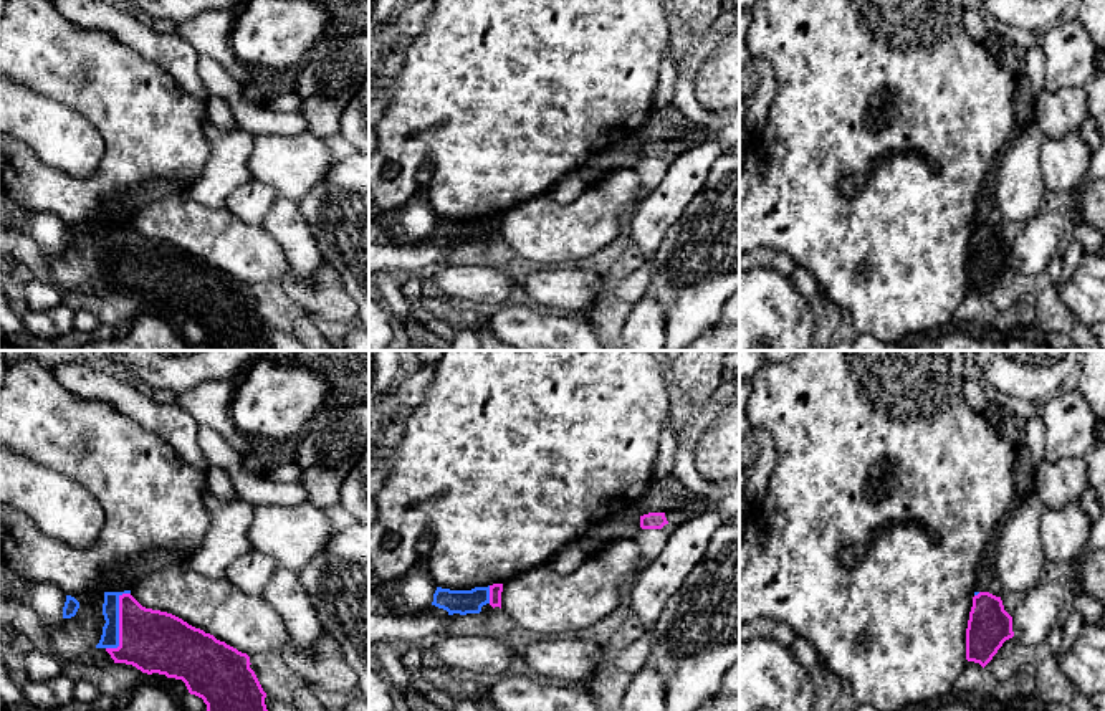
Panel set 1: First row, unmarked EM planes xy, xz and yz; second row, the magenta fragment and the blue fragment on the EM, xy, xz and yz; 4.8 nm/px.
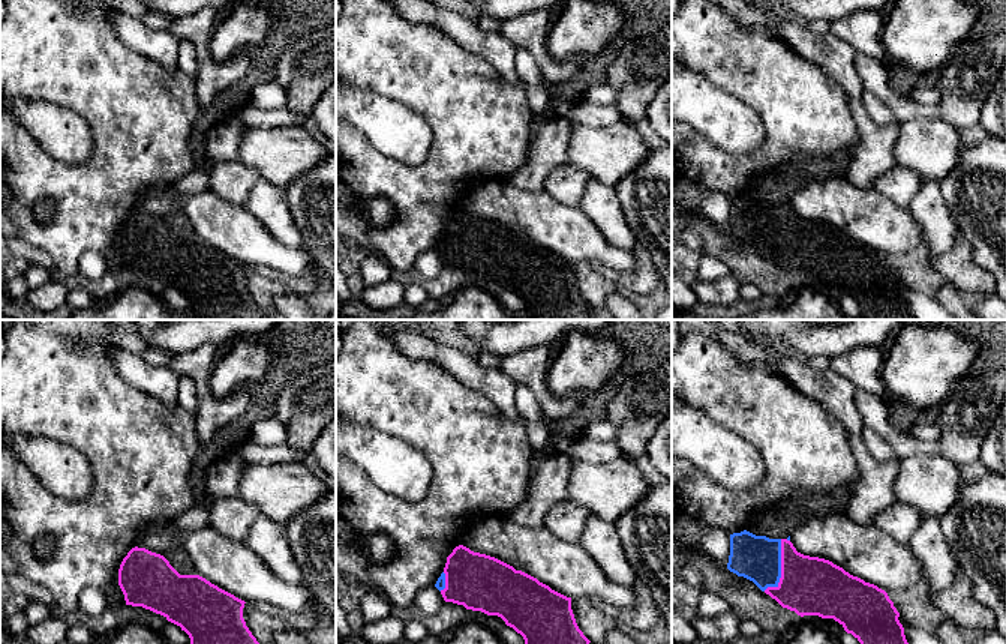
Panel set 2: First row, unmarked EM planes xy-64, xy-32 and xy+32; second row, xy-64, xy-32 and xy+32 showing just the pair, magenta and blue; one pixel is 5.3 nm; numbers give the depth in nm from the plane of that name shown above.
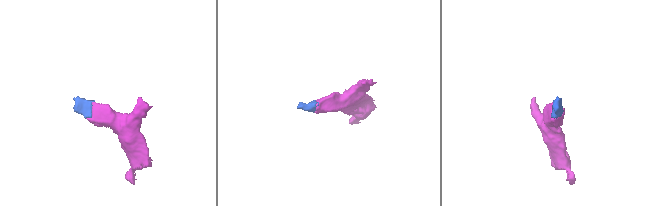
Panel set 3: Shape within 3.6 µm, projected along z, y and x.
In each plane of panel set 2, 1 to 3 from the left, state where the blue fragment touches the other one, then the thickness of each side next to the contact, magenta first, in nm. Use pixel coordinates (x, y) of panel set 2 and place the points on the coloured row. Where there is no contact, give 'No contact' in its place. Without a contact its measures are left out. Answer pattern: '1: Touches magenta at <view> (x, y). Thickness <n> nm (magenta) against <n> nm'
1: No contact
2: Touches magenta at xy-32 (446, 583). Thickness 300 nm (magenta) against 50 nm
3: Touches magenta at xy+32 (781, 569). Thickness 320 nm (magenta) against 240 nm

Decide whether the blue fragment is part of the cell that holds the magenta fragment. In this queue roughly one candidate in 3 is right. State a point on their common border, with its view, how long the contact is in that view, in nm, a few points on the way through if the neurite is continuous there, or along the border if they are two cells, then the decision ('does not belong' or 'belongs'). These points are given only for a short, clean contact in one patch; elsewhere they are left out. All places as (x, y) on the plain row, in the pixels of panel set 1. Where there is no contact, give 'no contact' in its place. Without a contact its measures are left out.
contact xy (119, 252); length 300 nm; way xy (154, 271), (136, 265), (119, 252), (110, 268); belongs

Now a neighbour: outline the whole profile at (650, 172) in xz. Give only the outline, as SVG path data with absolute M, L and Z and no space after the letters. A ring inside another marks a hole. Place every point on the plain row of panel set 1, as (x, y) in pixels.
M640 159L632 167L639 177L642 195L648 195L667 175L670 164L663 159Z

